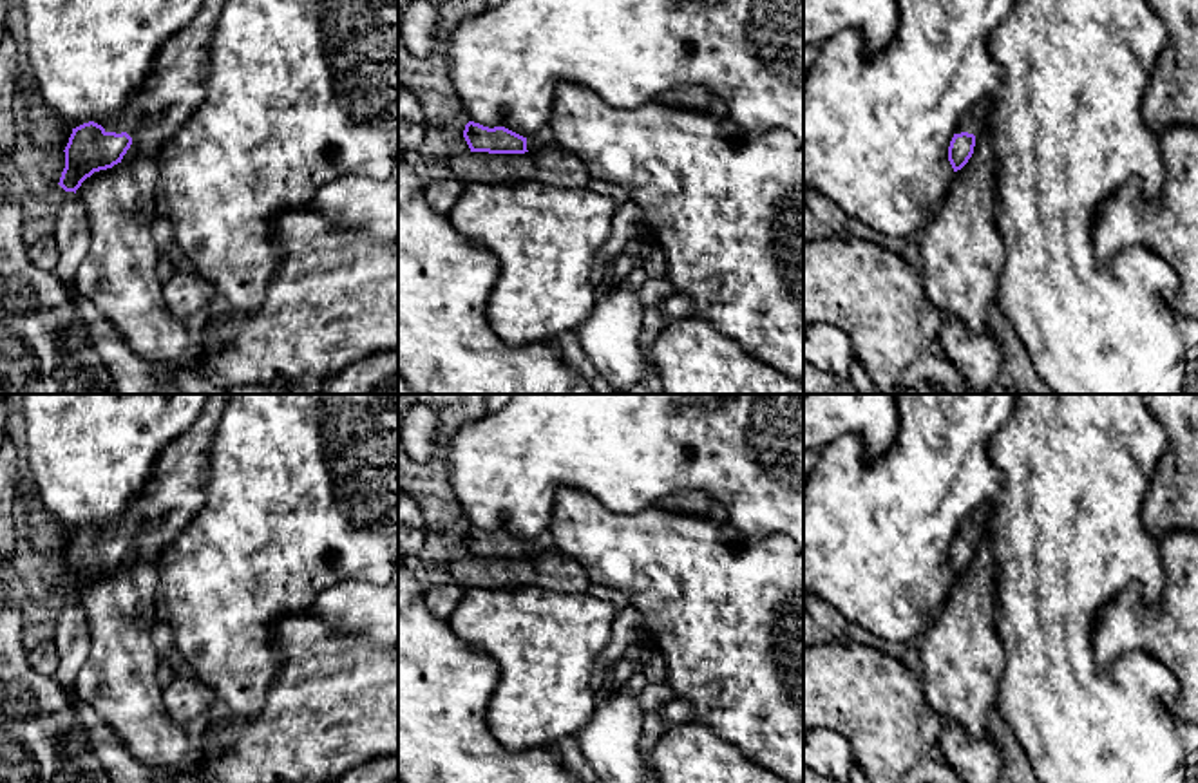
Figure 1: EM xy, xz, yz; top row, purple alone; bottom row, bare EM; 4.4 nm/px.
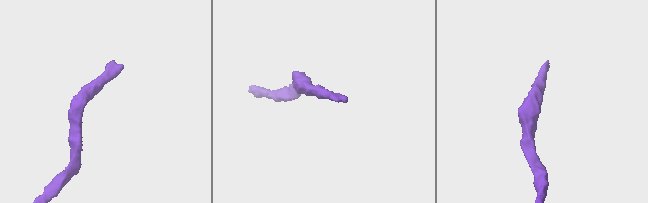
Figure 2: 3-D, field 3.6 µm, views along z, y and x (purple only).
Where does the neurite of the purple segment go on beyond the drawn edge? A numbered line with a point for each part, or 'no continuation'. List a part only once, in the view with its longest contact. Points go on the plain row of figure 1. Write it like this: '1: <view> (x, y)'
1: xy (174, 494)

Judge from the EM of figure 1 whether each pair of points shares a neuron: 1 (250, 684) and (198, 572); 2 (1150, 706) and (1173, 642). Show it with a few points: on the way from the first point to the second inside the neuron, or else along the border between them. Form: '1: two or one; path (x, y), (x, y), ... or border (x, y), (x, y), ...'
1: one; path (236, 657), (225, 633), (221, 599)
2: two; border (1122, 655), (1148, 651), (1171, 671), (1178, 684)

